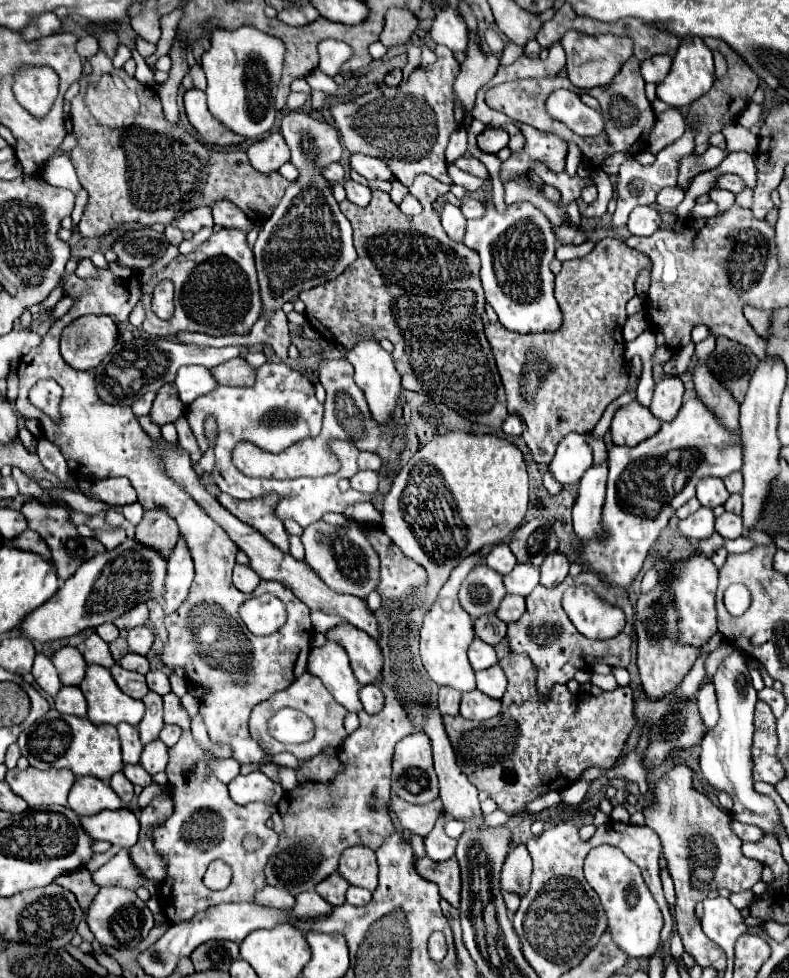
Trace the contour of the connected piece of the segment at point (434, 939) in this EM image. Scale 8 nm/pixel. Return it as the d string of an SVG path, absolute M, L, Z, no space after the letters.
M433 932L429 938L429 956L435 962L441 962L447 954L447 943L441 932Z

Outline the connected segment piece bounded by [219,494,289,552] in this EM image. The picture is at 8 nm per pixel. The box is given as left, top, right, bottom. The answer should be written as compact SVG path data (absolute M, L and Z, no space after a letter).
M221 494L219 502L239 520L253 526L257 532L261 532L269 542L273 542L281 552L289 552L289 540L287 530L279 516L275 514L279 496L265 496L265 498L253 498L253 500L233 500L229 494Z

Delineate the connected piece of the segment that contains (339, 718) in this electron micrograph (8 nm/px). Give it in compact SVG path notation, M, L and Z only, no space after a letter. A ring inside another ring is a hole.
M303 672L289 688L285 688L285 690L281 690L281 692L275 692L271 698L267 698L265 702L261 702L261 704L257 704L257 706L253 708L251 718L249 718L249 732L251 732L251 736L253 736L269 754L291 752L291 754L295 754L297 760L307 760L307 758L313 758L315 754L319 754L323 746L339 746L339 744L345 740L347 732L345 732L343 720L345 720L347 714L349 714L349 712L345 710L345 706L337 704L337 702L333 700L333 696L329 696L327 688L321 684L321 680L317 680L317 676L313 676L311 672ZM285 706L295 708L295 710L301 710L301 712L305 712L307 716L313 716L315 740L321 740L323 744L313 744L313 740L309 740L307 744L295 744L295 746L291 746L291 744L281 744L281 742L277 742L277 740L273 740L273 738L269 736L269 732L267 732L267 720L271 718L273 712L277 712L279 708L285 708Z

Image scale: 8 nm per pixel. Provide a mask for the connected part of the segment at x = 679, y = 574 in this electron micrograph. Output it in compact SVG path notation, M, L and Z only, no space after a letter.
M697 554L687 562L675 564L673 570L675 570L675 580L671 584L671 590L675 592L675 604L679 610L679 640L685 644L701 646L711 634L717 632L715 590L717 590L719 570L705 554Z

